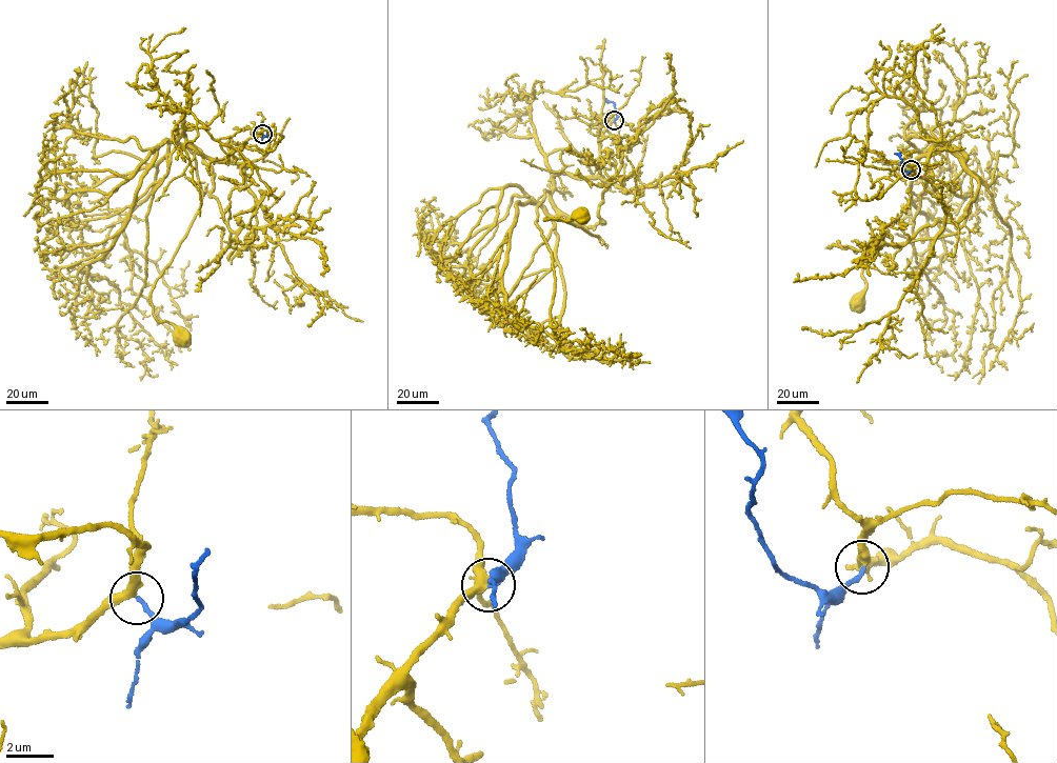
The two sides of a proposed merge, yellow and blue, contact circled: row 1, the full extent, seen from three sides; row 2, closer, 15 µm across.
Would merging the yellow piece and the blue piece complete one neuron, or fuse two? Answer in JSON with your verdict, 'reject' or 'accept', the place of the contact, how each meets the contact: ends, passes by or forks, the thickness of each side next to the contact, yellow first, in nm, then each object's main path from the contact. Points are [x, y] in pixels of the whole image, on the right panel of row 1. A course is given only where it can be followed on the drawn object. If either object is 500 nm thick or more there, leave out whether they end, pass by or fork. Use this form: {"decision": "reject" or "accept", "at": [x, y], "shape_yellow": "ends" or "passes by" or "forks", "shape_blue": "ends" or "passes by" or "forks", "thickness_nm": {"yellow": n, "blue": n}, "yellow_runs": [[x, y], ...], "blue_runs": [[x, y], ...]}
{"decision": "accept", "at": [911, 169], "shape_yellow": "passes by", "shape_blue": "ends", "thickness_nm": {"yellow": 360, "blue": 180}, "yellow_runs": [[911, 169], [935, 188], [928, 160], [951, 151], [971, 209], [958, 232], [877, 247], [856, 304]], "blue_runs": [[911, 169], [903, 171], [901, 160], [894, 154]]}

